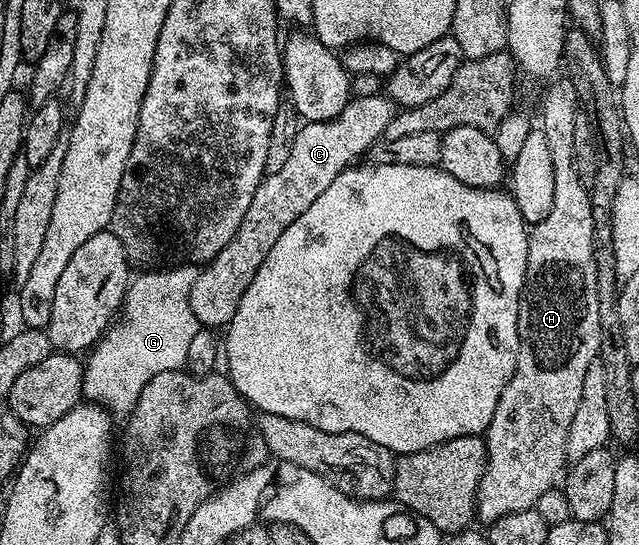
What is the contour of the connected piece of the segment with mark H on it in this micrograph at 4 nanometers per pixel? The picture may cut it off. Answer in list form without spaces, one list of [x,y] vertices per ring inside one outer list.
[[[567,78],[557,80],[545,92],[545,102],[541,106],[540,131],[547,134],[547,146],[551,150],[551,166],[555,170],[555,199],[551,205],[551,214],[543,218],[543,222],[532,225],[529,234],[529,253],[527,254],[527,274],[525,275],[525,285],[521,291],[521,305],[519,306],[519,350],[517,351],[517,361],[513,376],[507,382],[503,394],[499,398],[499,406],[495,406],[495,414],[491,418],[489,427],[485,429],[483,435],[487,446],[487,466],[483,470],[483,478],[479,482],[477,491],[477,510],[475,513],[478,521],[492,522],[503,518],[507,514],[522,512],[528,508],[536,509],[540,496],[552,488],[558,487],[562,483],[567,471],[567,459],[565,455],[569,452],[569,442],[571,442],[571,422],[575,418],[575,410],[579,410],[579,398],[583,394],[583,378],[587,374],[587,366],[591,366],[598,359],[601,350],[601,315],[599,314],[599,294],[597,293],[597,263],[593,257],[595,251],[595,237],[593,235],[593,211],[591,210],[590,189],[579,182],[579,174],[575,174],[575,114],[579,110],[577,102],[577,91],[575,86]]]

